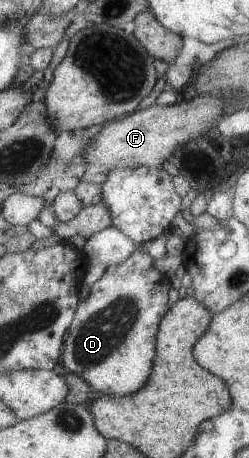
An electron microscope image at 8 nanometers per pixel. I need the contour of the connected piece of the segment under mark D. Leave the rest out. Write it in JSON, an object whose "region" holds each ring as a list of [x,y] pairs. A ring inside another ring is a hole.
{"region":[[[139,246],[130,258],[107,267],[104,276],[95,282],[89,295],[80,301],[73,325],[65,338],[63,364],[72,373],[89,382],[97,395],[126,397],[142,390],[150,378],[157,353],[157,334],[170,310],[170,278],[155,267],[155,259]]]}

